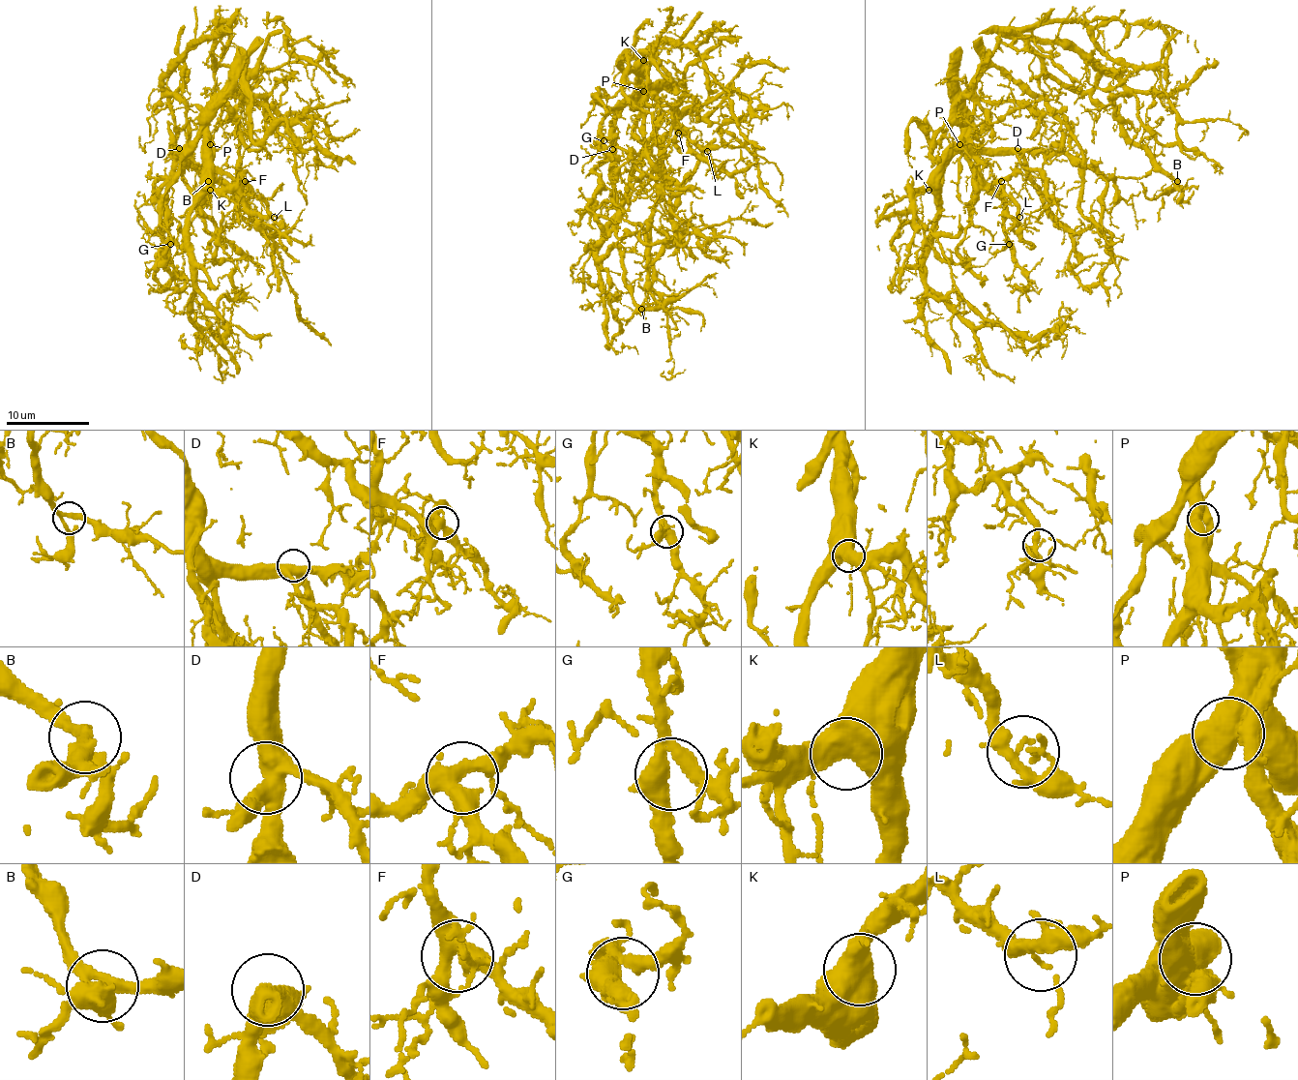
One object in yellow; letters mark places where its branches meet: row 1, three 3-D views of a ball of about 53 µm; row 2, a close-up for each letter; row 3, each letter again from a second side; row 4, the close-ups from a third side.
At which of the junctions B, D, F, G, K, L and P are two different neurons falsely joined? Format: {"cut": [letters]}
{"cut": []}

